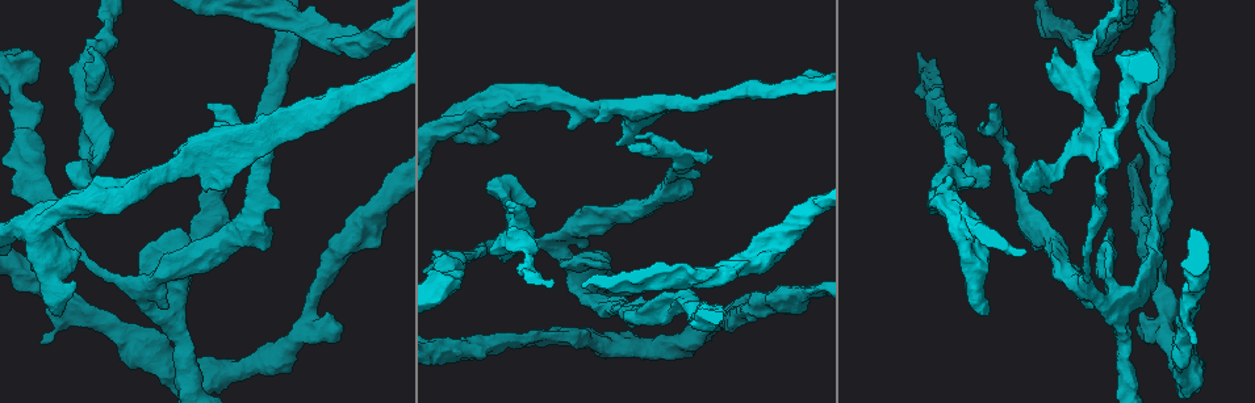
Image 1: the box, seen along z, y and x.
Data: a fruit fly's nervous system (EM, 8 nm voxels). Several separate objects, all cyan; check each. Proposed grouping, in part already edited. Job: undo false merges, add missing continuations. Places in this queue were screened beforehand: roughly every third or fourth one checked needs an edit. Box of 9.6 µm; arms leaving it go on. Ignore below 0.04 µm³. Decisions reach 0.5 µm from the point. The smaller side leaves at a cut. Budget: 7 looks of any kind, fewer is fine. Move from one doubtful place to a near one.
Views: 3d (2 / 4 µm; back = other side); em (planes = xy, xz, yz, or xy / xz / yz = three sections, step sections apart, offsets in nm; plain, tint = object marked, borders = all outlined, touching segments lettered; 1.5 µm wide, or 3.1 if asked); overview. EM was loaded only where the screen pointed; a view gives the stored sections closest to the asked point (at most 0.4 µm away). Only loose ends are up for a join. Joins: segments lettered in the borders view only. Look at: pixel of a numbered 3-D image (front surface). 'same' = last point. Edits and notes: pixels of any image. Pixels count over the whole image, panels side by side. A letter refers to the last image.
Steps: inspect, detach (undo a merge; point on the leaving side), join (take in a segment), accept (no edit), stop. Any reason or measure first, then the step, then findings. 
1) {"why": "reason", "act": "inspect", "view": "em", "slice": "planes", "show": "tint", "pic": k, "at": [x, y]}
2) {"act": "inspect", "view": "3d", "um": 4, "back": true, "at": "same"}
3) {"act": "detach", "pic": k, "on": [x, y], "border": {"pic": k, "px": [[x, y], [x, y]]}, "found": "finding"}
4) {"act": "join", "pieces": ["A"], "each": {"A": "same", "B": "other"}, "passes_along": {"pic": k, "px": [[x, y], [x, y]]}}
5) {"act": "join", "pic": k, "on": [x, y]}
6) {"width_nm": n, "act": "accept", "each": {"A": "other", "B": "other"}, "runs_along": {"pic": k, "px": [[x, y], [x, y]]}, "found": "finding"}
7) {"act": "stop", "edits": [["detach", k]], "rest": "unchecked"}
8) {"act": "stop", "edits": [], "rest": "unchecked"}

{"why": "looks like a crossing", "act": "inspect", "view": "em", "slice": "yz", "step": 4, "show": "tint", "pic": 1, "at": [33, 231]}

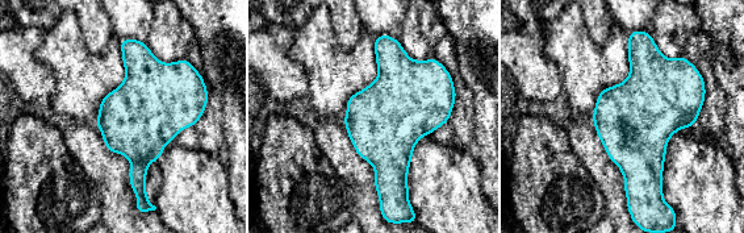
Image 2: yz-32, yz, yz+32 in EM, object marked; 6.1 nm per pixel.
{"why": "cut it another way", "act": "inspect", "view": "em", "slice": "planes", "show": "tint", "at": "same"}

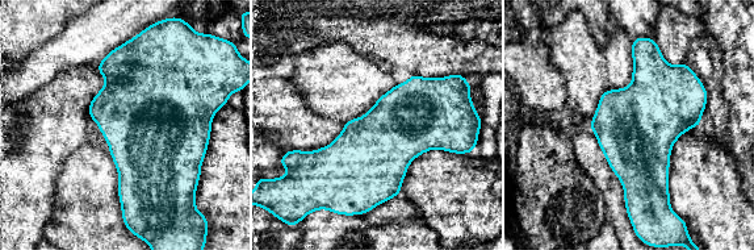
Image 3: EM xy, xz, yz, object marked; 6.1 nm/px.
{"why": "see the neighbours", "act": "inspect", "view": "em", "slice": "planes", "show": "borders", "at": "same"}

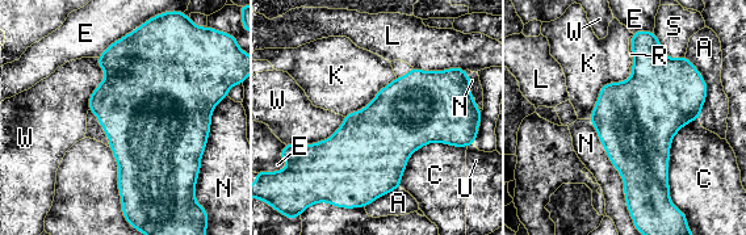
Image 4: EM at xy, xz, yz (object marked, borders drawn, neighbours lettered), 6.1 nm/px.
{"act": "accept", "each": {"A": "other", "C": "other", "E": "other", "K": "other", "L": "other", "N": "other", "R": "other", "S": "other", "U": "other", "W": "other"}, "found": "one neuron here"}

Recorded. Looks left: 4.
{"why": "four-way junction", "act": "inspect", "view": "3d", "um": 4, "pic": 1, "at": [1114, 298]}

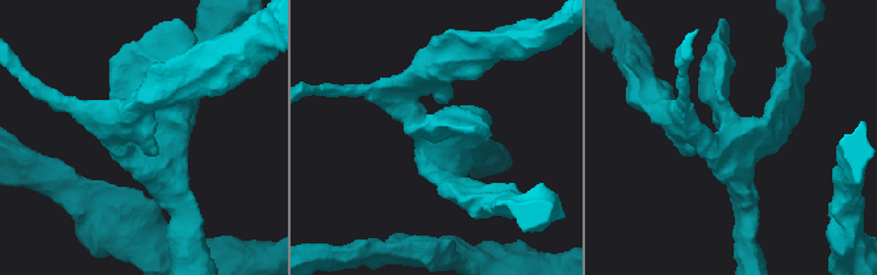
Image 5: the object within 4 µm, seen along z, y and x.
{"why": "now the EM", "act": "inspect", "view": "em", "slice": "xz", "step": 4, "show": "tint", "pic": 5, "at": [729, 138]}

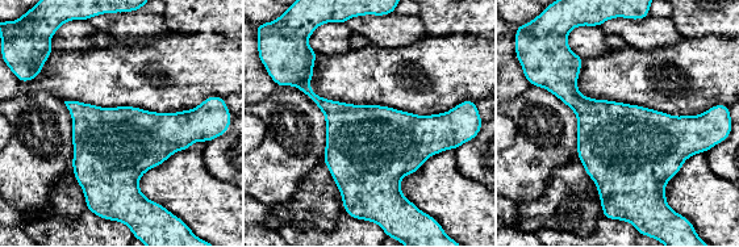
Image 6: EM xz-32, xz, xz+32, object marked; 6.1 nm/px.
{"why": "another direction", "act": "inspect", "view": "em", "slice": "planes", "show": "borders", "at": "same"}

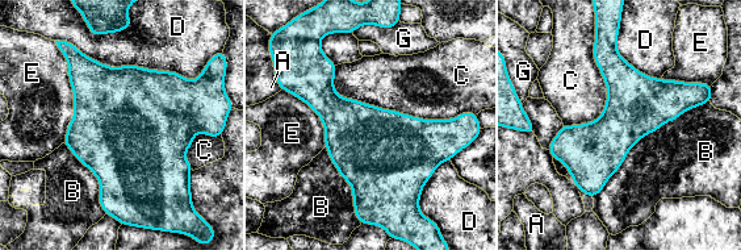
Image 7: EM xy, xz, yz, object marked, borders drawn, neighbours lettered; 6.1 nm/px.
{"width_nm": 500, "act": "accept", "each": {"A": "other", "B": "other", "C": "other", "D": "other", "E": "other", "G": "other"}, "found": "all the same neuron"}

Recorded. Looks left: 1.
{"act": "stop", "edits": [], "rest": "unchecked"}

